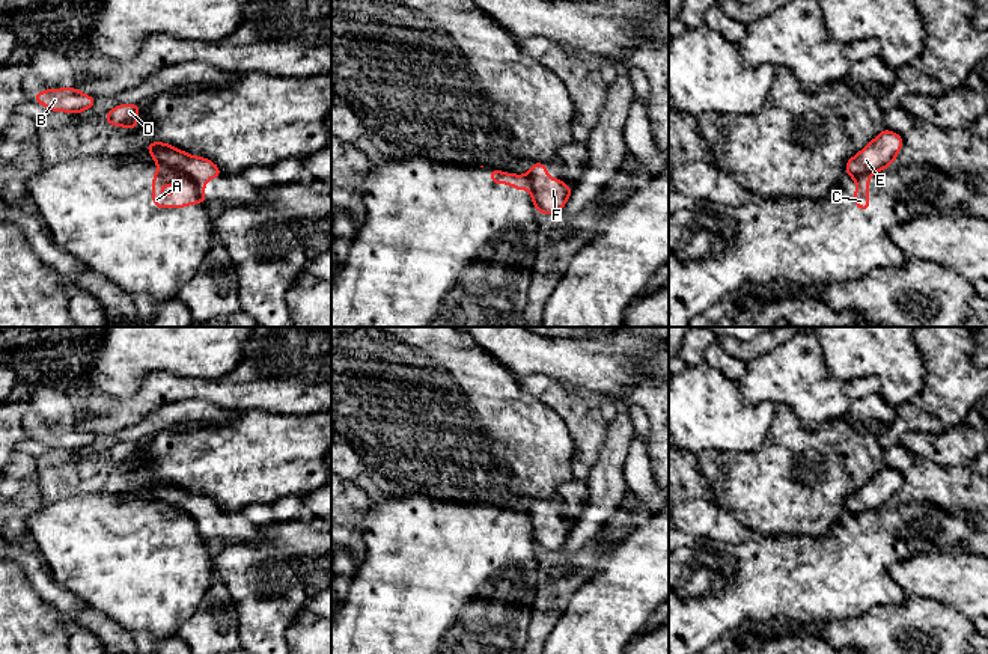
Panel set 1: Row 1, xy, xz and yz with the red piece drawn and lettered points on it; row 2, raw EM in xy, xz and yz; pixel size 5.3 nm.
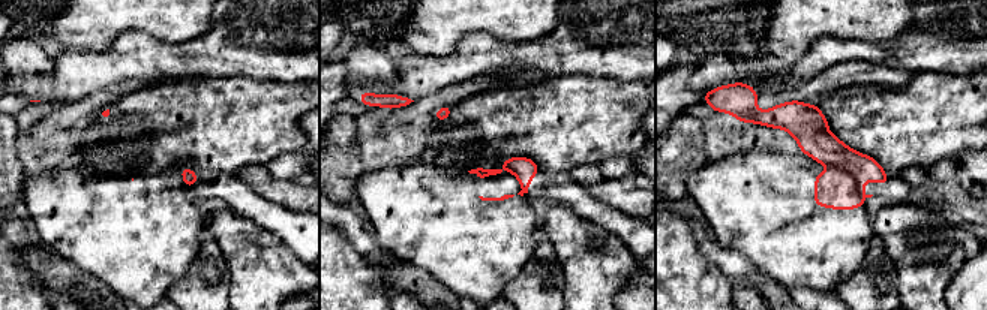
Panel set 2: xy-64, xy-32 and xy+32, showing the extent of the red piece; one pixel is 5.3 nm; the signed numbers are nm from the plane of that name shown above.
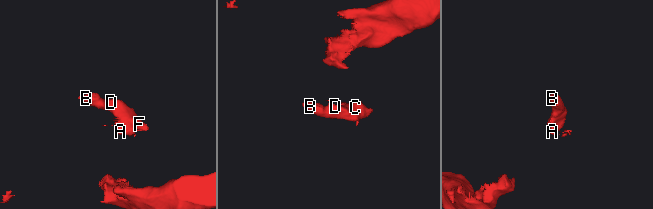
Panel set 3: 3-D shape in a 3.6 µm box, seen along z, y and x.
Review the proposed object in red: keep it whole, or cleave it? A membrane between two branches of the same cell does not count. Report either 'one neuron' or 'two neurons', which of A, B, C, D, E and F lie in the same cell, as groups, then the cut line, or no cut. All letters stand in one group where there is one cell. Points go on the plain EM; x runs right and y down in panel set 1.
two neurons; A C / B D E F; cut in xy along (160, 501), (179, 507), (195, 522), (196, 531), (204, 538)

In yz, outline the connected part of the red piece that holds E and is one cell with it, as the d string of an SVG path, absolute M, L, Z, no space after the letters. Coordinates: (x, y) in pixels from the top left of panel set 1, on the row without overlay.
M884 466L858 491L845 502L845 511L857 517L866 511L878 511L896 499L904 482L904 475Z

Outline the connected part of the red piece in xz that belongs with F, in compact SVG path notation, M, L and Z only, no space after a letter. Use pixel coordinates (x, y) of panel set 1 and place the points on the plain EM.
M532 500L527 511L532 523L532 539L541 553L559 552L574 527L559 515L548 515L547 503L547 500Z

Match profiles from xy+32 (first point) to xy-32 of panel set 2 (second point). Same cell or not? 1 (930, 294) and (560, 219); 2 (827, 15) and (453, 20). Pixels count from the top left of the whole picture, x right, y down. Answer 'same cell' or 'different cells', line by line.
1: same cell
2: same cell

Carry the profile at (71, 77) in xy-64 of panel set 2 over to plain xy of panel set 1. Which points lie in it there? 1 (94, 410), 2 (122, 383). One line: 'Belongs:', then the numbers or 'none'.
Belongs: 1

